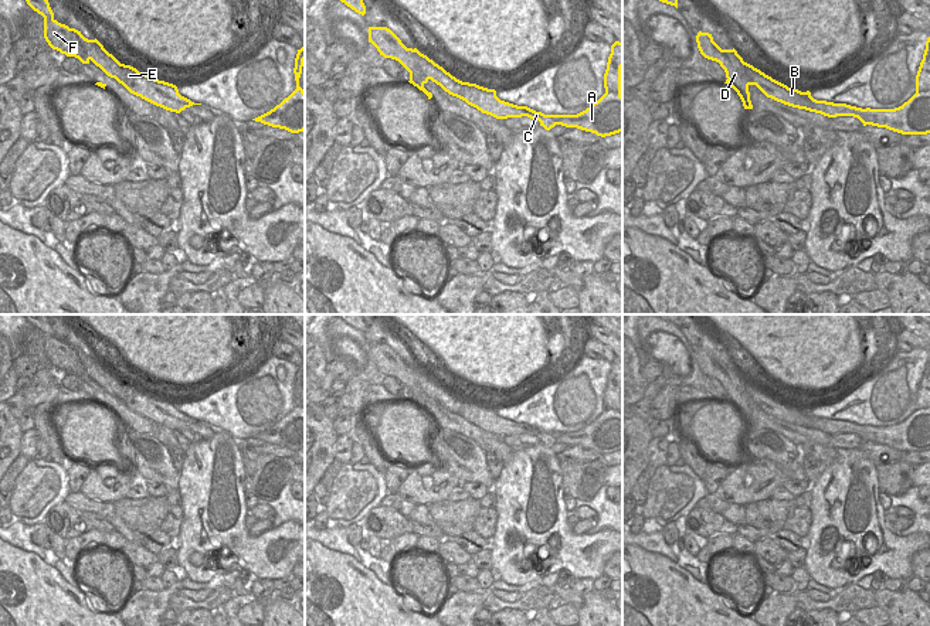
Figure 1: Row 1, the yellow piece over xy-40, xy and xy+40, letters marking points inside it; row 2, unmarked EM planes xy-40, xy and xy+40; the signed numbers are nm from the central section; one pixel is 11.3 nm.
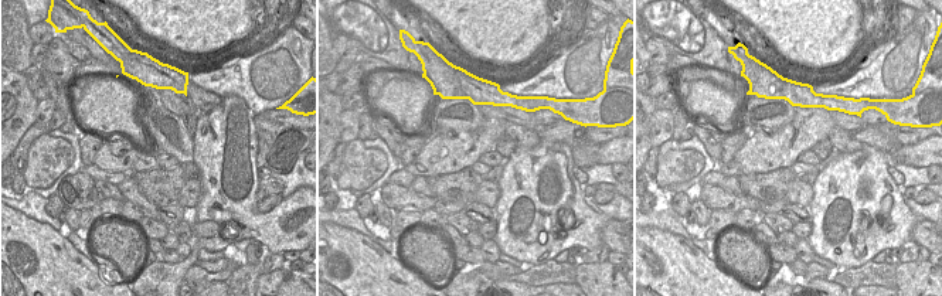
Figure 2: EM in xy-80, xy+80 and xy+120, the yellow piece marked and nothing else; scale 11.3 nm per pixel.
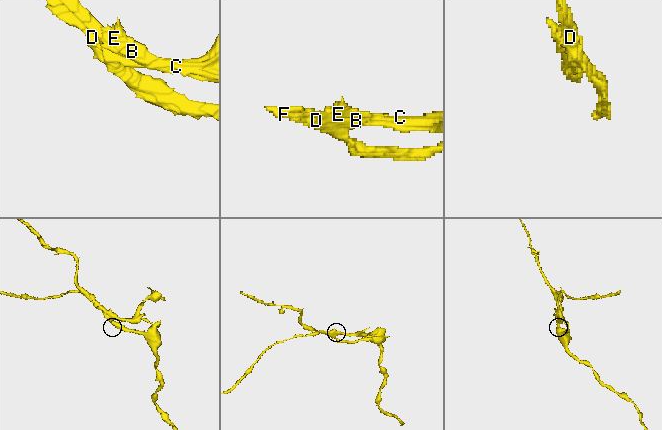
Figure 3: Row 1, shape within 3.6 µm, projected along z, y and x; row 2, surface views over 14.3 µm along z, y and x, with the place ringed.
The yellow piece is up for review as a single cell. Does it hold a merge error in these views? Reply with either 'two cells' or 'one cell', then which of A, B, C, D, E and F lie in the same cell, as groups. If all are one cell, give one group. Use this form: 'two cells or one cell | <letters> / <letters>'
two cells | A B C E / D F

